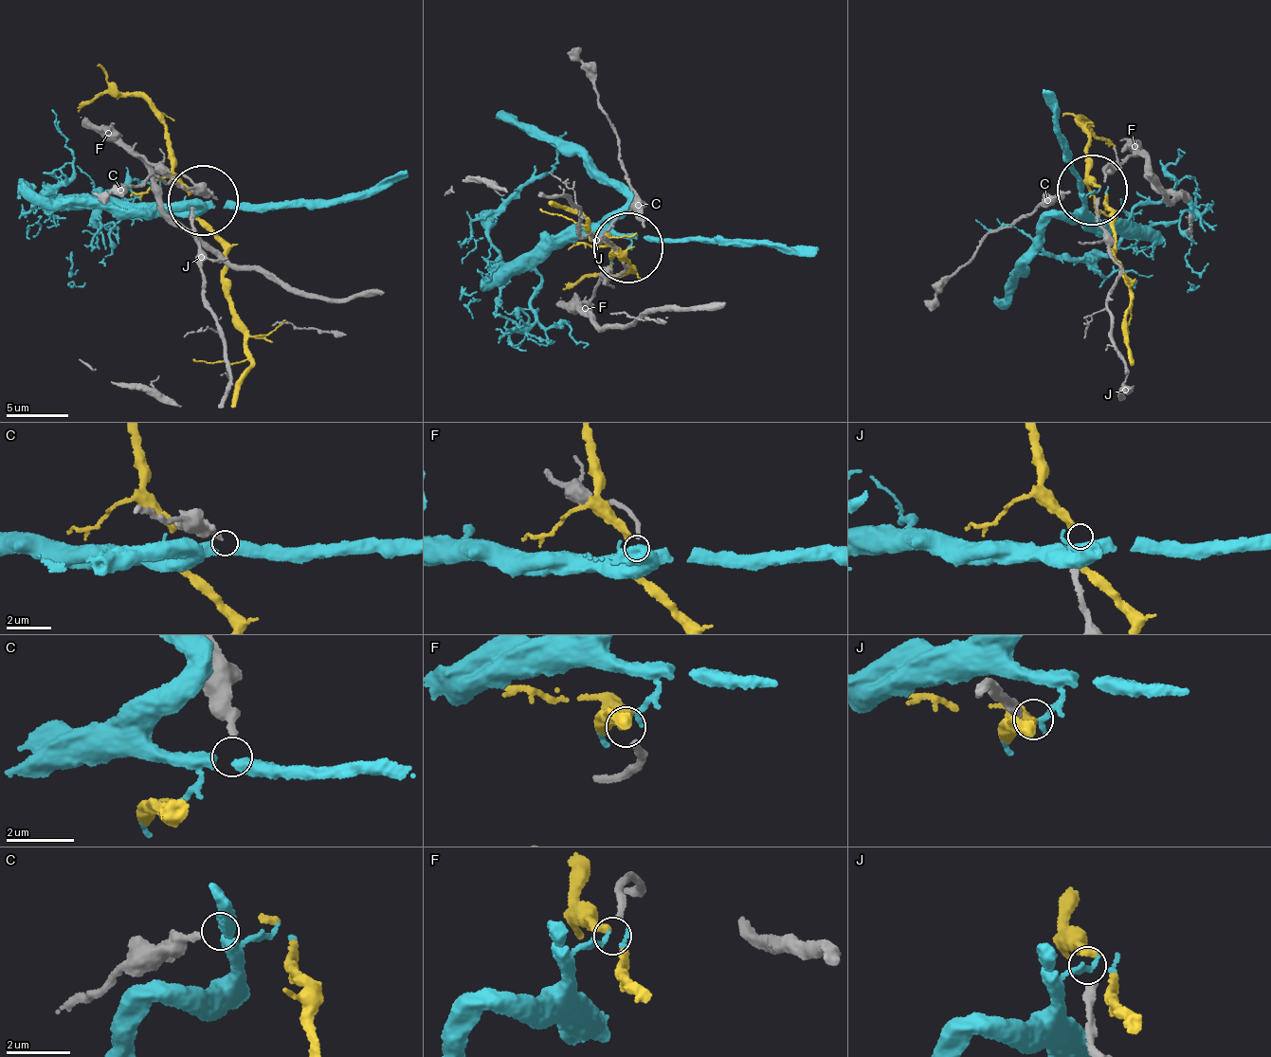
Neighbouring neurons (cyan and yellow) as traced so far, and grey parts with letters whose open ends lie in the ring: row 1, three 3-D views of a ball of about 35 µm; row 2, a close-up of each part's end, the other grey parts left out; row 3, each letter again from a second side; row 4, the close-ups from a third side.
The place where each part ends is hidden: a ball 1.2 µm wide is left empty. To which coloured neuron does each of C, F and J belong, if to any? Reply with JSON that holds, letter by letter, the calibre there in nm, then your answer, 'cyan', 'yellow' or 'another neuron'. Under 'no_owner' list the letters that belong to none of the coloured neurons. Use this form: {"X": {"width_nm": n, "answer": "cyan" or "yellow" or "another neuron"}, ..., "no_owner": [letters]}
{"C": {"width_nm": 200, "answer": "cyan"}, "F": {"width_nm": 190, "answer": "another neuron"}, "J": {"width_nm": 280, "answer": "another neuron"}, "no_owner": ["F", "J"]}

